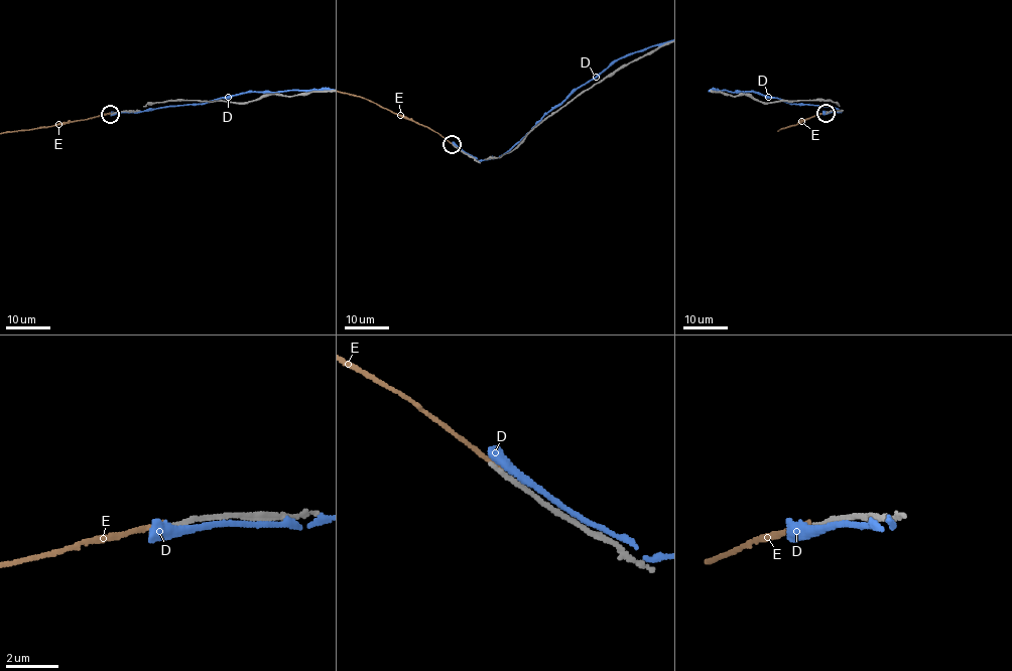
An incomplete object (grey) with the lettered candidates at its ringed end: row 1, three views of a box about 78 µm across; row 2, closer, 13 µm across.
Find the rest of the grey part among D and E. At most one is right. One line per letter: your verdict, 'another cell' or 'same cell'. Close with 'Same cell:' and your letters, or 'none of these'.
D: another cell
E: another cell
Same cell: none of these

